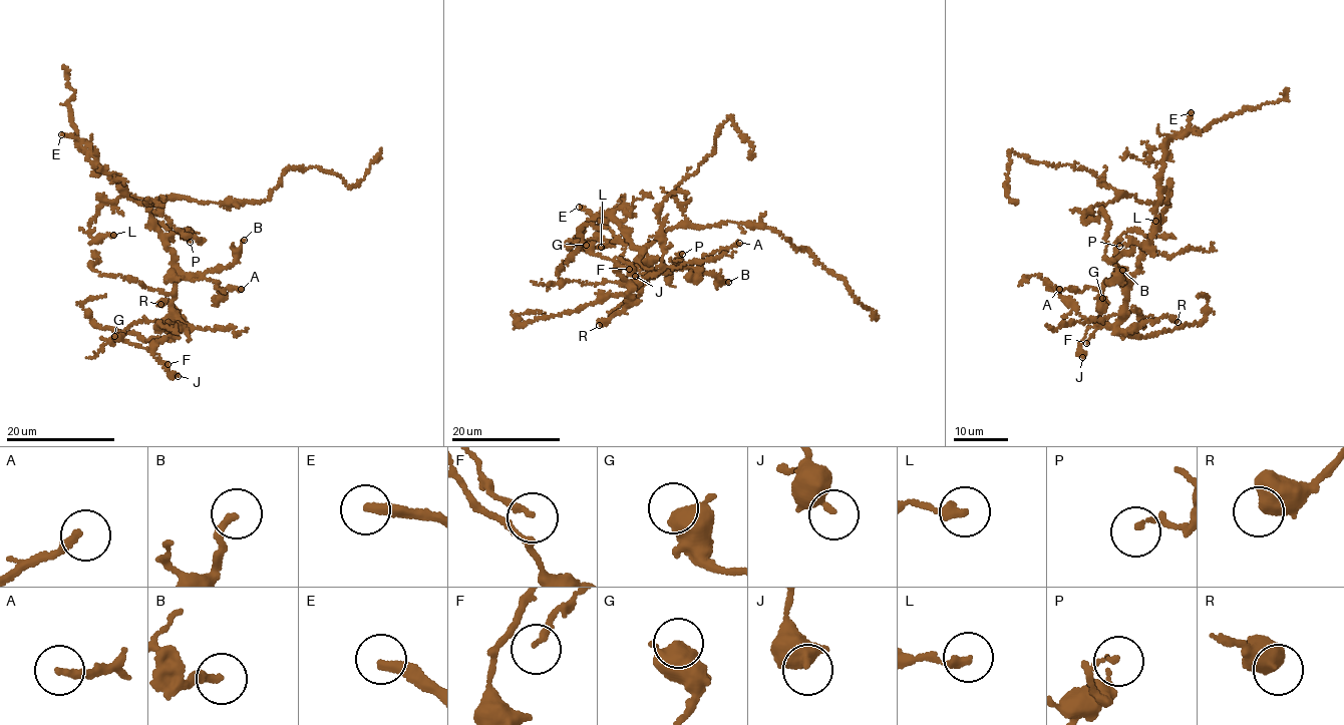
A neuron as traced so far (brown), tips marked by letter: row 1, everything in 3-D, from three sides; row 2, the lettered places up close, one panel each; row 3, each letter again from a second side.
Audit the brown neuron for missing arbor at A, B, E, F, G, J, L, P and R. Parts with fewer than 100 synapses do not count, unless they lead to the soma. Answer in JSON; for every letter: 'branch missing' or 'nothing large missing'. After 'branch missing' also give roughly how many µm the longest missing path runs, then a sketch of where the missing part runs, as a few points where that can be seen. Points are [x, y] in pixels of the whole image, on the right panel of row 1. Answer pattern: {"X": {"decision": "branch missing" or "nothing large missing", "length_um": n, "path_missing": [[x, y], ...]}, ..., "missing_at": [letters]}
{"A": {"decision": "nothing large missing"}, "B": {"decision": "nothing large missing"}, "E": {"decision": "branch missing", "length_um": 130}, "F": {"decision": "nothing large missing"}, "G": {"decision": "nothing large missing"}, "J": {"decision": "nothing large missing"}, "L": {"decision": "nothing large missing"}, "P": {"decision": "nothing large missing"}, "R": {"decision": "nothing large missing"}, "missing_at": ["E"]}

